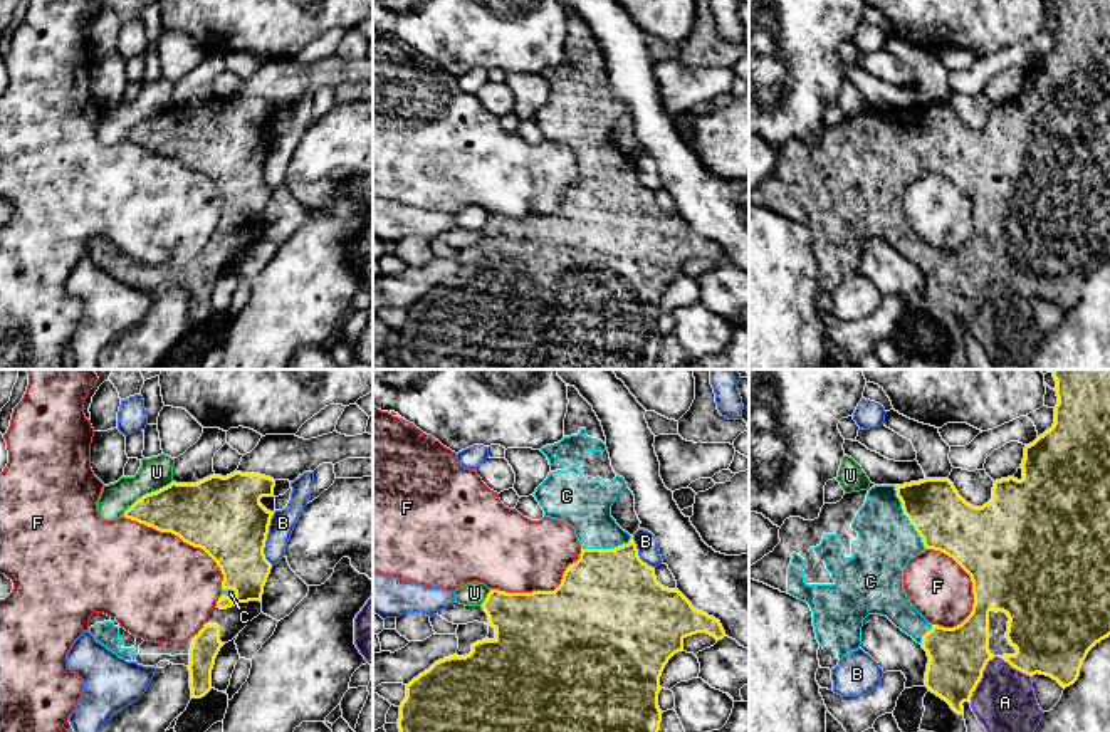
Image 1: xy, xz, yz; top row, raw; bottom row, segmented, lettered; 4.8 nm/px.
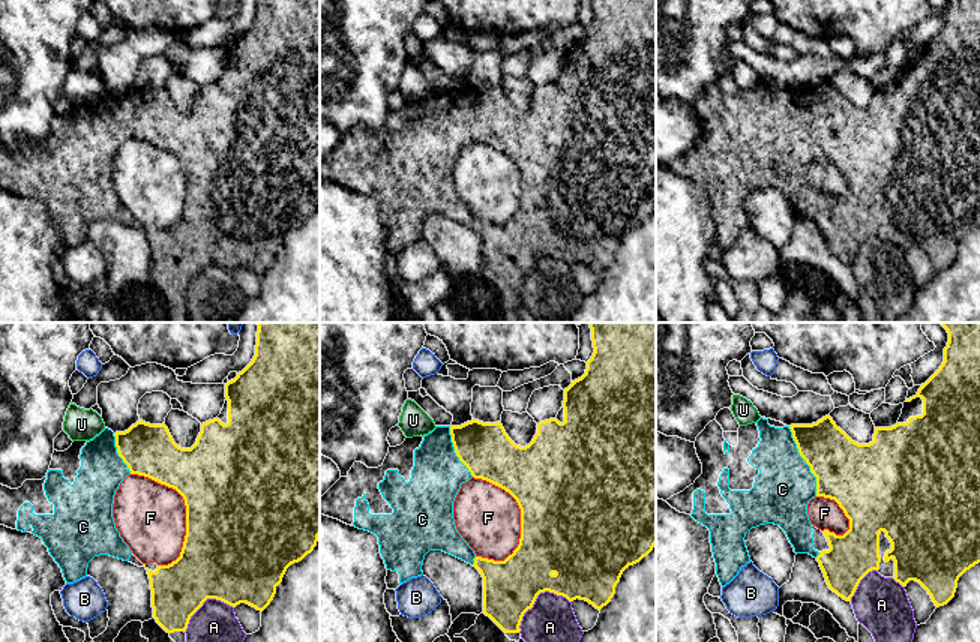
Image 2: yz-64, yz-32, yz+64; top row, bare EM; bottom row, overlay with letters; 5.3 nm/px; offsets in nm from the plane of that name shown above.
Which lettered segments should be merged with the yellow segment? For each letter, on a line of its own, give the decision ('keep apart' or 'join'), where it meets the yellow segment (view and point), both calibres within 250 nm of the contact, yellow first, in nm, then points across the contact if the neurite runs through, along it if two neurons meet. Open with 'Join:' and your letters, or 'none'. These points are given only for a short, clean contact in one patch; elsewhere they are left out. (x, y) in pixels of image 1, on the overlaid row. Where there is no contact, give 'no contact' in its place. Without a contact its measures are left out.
Join: C
A: keep apart; meets yellow in yz at (981, 677); 280 nm thick on the yellow side, 300 nm on the other
B: keep apart; meets yellow in xy at (266, 539); 380 nm thick on the yellow side, 120 nm on the other
C: join; meets yellow in yz at (907, 516); 280 nm thick on the yellow side, 280 nm on the other
F: keep apart; meets yellow in yz at (971, 580); 500 nm thick on the yellow side, 300 nm on the other
U: keep apart; meets yellow in xy at (146, 494); 280 nm thick on the yellow side, 160 nm on the other

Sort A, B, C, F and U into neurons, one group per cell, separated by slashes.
A / B / C / F / U

